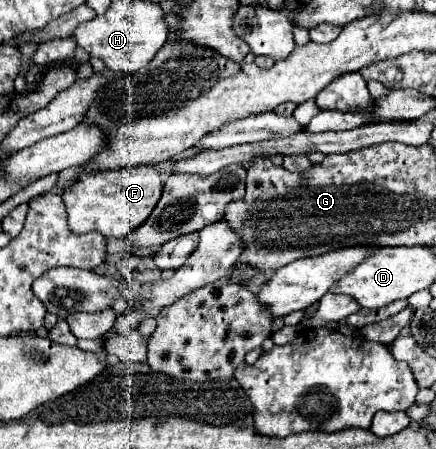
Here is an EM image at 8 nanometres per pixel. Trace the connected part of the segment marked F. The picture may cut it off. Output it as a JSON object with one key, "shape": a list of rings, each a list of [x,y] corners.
{"shape":[[[128,166],[118,170],[80,172],[78,178],[64,190],[62,198],[68,212],[70,230],[76,234],[98,230],[104,236],[124,238],[140,226],[154,210],[162,194],[162,178],[154,166]]]}

